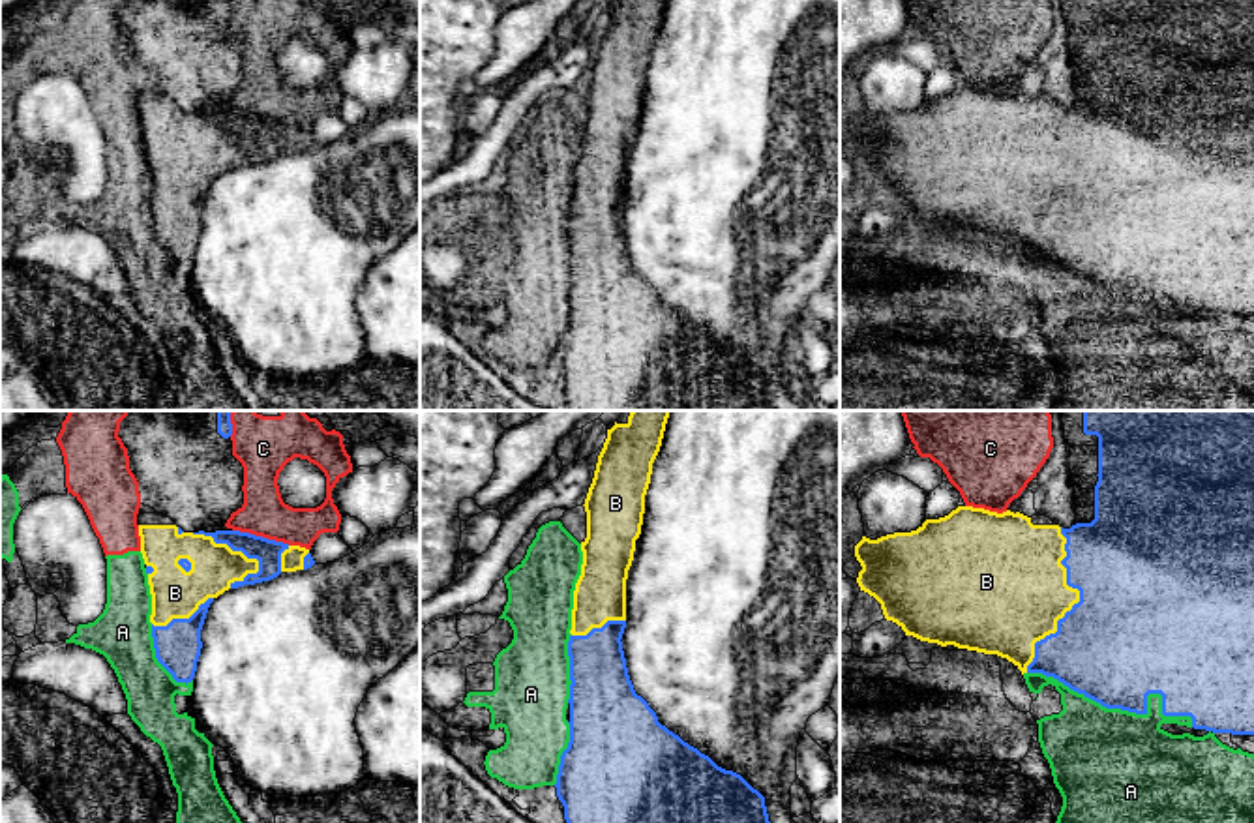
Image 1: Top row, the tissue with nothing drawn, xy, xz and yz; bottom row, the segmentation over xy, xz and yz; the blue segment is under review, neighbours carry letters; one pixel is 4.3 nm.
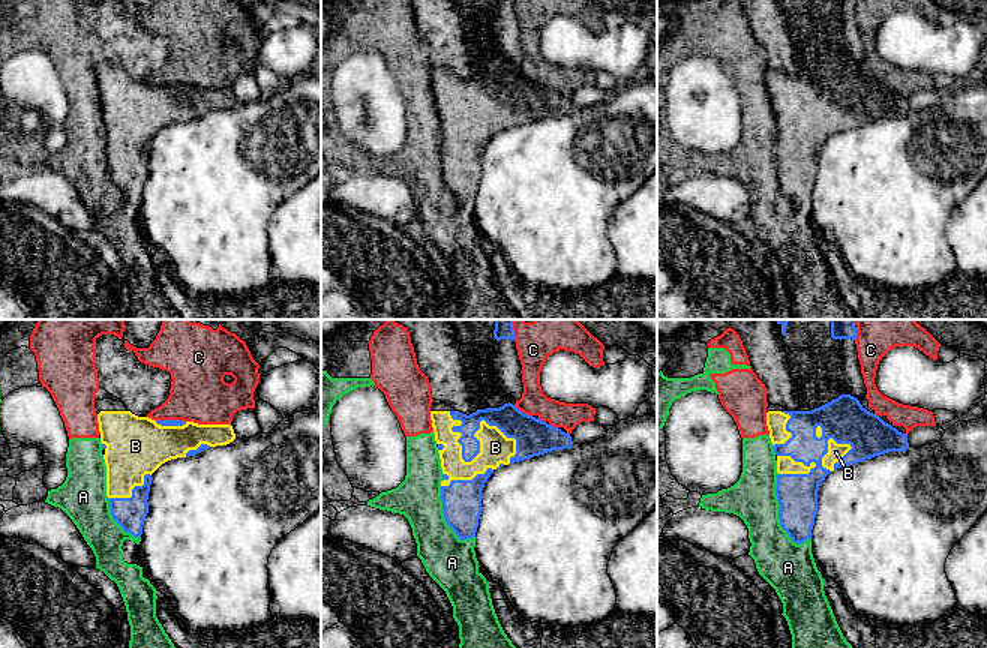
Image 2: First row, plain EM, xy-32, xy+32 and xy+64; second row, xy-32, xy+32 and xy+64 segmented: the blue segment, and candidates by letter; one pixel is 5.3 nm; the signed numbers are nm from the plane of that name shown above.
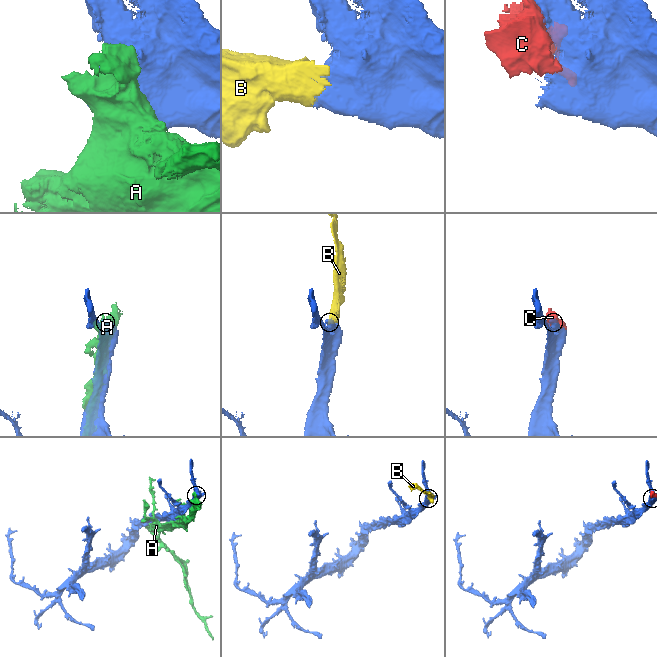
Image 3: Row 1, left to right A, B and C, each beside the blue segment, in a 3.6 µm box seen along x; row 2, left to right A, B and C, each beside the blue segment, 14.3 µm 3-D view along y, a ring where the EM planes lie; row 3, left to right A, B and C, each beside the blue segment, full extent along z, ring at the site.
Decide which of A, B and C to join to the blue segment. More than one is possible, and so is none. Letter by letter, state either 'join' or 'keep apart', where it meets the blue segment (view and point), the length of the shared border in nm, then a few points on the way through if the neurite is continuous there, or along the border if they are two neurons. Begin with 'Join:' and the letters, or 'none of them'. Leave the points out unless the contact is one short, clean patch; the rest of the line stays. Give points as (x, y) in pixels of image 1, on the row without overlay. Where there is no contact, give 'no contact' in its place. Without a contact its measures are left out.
Join: B
A: keep apart; contact yz (1127, 289); length 750 nm
B: join; contact yz (1078, 182); length 650 nm
C: keep apart; contact xy (261, 117); length 260 nm

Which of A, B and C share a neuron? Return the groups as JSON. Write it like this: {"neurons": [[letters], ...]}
{"neurons": [["A", "C"], ["B"]]}

